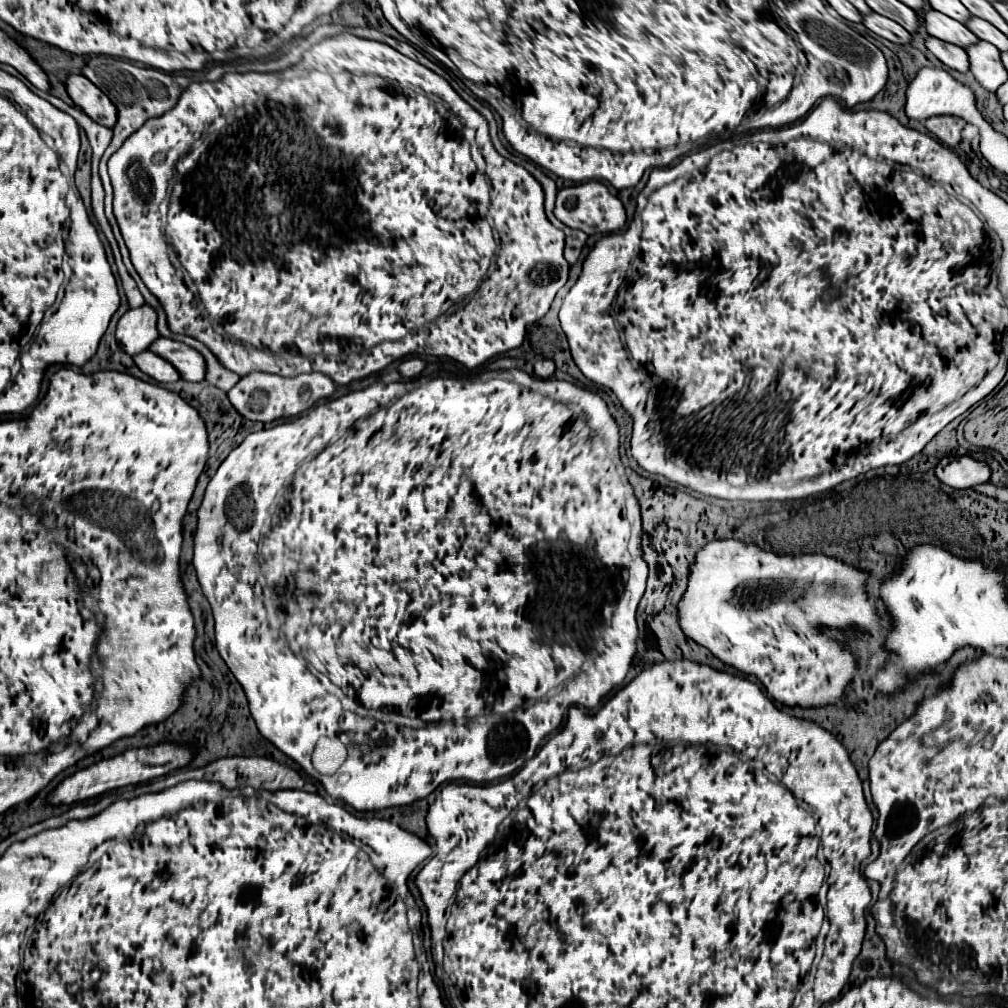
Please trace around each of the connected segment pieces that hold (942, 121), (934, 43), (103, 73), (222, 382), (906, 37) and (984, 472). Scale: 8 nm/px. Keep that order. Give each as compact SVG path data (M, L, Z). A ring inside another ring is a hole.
M931 117L925 121L925 127L947 147L955 147L961 141L961 131L965 127L965 121L959 117Z
M927 37L925 41L927 49L943 63L947 65L949 69L955 69L959 73L967 73L969 71L969 59L967 59L967 53L957 47L957 45L949 45L941 39L935 39L935 37Z
M107 55L91 57L87 61L87 65L83 67L83 75L93 85L97 85L111 99L111 103L115 103L115 107L119 111L117 125L113 127L113 133L115 133L113 141L101 159L103 165L125 143L125 139L129 135L133 135L147 119L153 119L153 111L155 111L155 117L161 117L167 111L171 111L175 107L181 91L183 91L179 85L179 79L175 75L169 75L169 73L163 73L157 69L149 69L149 67L139 67L139 65L133 65L129 61L123 61L117 57L107 57Z
M213 359L213 367L207 367L207 381L213 383L215 387L229 391L241 377L233 371L229 371L227 367L221 367L221 361Z
M871 13L871 15L865 15L863 17L863 25L867 29L871 29L873 33L877 33L879 37L883 39L889 39L891 43L897 43L897 45L907 45L911 43L911 33L905 31L899 23L883 17L883 15L877 15L877 13Z
M953 455L943 457L937 467L935 475L941 483L955 487L955 489L971 489L975 485L981 485L989 479L991 469L983 461L975 461L967 455Z

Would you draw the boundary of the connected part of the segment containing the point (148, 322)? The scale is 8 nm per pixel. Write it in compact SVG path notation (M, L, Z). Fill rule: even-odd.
M151 305L129 309L117 325L117 339L129 355L147 351L161 335L157 331L157 313Z

